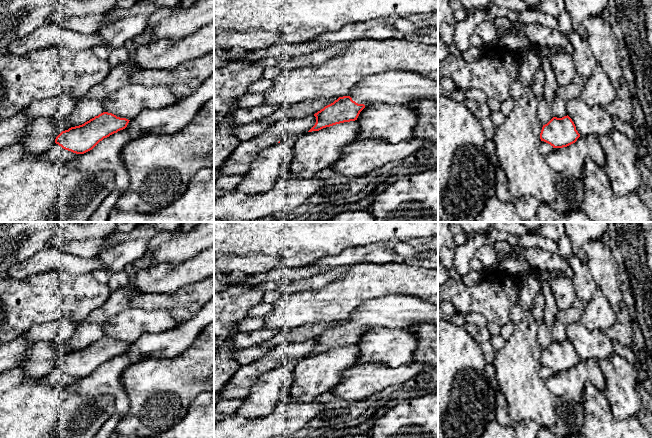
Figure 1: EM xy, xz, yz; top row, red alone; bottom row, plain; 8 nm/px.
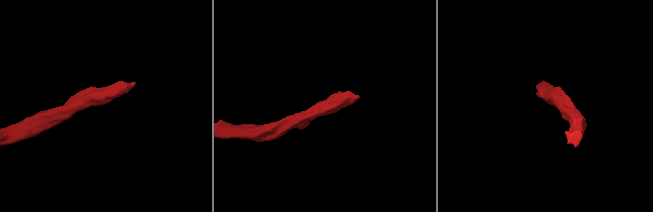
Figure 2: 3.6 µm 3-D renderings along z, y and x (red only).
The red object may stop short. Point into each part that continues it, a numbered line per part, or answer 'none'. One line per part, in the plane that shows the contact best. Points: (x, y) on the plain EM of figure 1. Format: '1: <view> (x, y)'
1: xz (395, 311)

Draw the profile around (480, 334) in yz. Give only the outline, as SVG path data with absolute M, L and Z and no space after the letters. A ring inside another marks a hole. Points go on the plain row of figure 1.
M466 323L464 327L478 344L489 341L491 338L491 335L486 327L480 327L472 323Z

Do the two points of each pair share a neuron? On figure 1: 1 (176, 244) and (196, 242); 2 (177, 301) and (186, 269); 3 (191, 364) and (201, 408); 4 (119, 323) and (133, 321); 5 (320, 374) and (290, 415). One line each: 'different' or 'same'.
1: same
2: different
3: different
4: same
5: different

